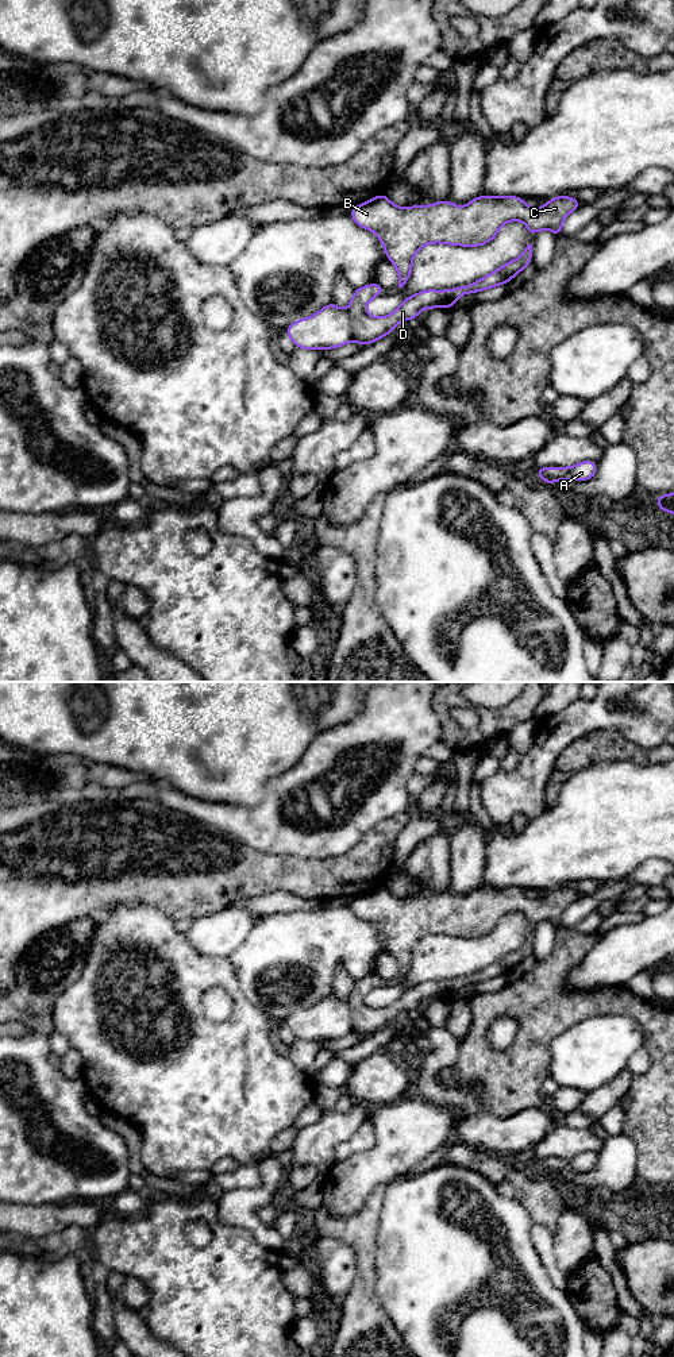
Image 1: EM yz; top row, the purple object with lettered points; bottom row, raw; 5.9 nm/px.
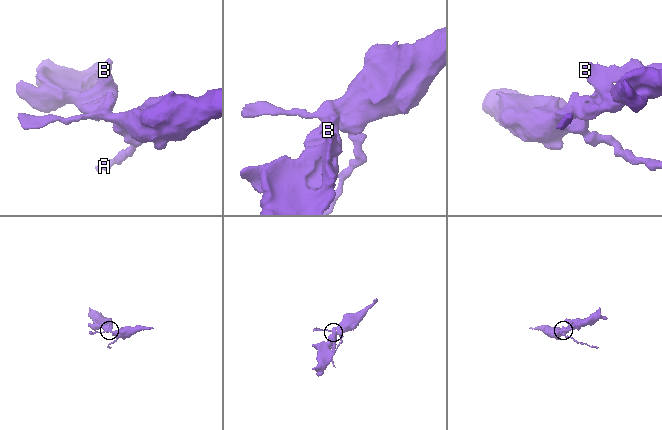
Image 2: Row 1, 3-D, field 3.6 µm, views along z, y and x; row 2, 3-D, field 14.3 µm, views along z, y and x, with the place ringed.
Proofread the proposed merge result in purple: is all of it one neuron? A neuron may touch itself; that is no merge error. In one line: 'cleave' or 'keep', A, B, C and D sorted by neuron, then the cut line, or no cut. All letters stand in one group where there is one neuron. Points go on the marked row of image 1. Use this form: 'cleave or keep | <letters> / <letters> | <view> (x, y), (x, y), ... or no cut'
cleave | A / B C D | yz (346, 311), (350, 319), (350, 336), (353, 339)

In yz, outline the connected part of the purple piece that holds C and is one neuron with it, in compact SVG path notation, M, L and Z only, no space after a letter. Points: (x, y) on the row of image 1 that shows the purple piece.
M381 193L351 207L350 215L357 225L380 238L386 258L398 271L398 288L403 288L411 277L413 255L425 244L484 246L505 223L515 220L523 221L531 236L551 230L558 238L565 217L581 205L577 198L562 194L540 208L528 207L517 196L478 196L465 207L443 200L401 208Z

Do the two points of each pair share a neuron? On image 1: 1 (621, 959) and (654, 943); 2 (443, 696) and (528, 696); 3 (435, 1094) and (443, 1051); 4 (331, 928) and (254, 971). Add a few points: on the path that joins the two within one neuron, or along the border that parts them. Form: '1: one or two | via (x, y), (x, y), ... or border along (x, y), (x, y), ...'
1: one | via (630, 951), (646, 947)
2: one | via (445, 724), (457, 736), (480, 736), (500, 721)
3: one | via (431, 1083), (431, 1064), (434, 1061)
4: one | via (312, 943), (273, 971)

